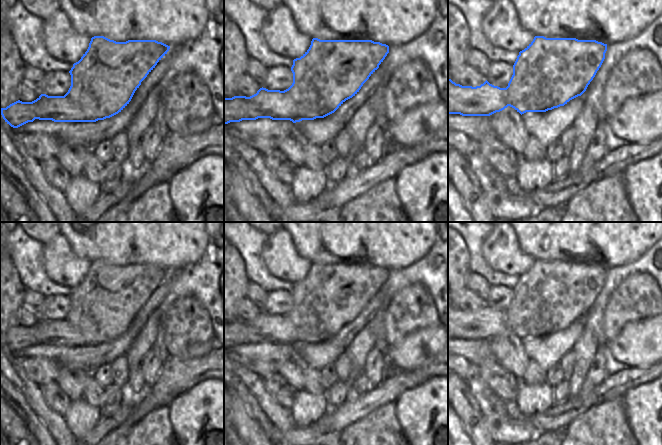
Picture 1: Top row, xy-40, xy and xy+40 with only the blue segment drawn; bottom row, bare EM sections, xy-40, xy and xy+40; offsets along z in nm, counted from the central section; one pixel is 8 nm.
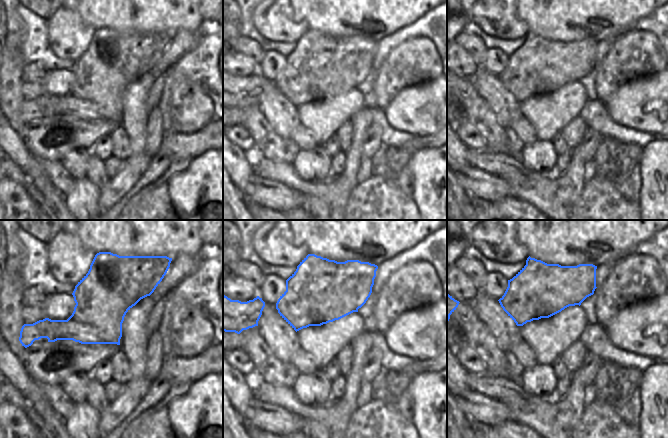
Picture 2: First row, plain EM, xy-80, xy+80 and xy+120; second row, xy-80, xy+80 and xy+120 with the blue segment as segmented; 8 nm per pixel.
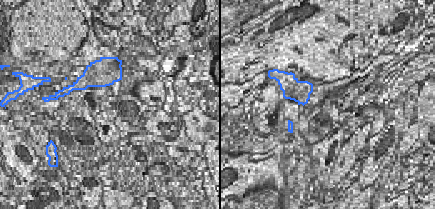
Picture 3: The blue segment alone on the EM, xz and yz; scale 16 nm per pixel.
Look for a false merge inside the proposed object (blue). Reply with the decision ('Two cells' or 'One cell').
Two cells.

